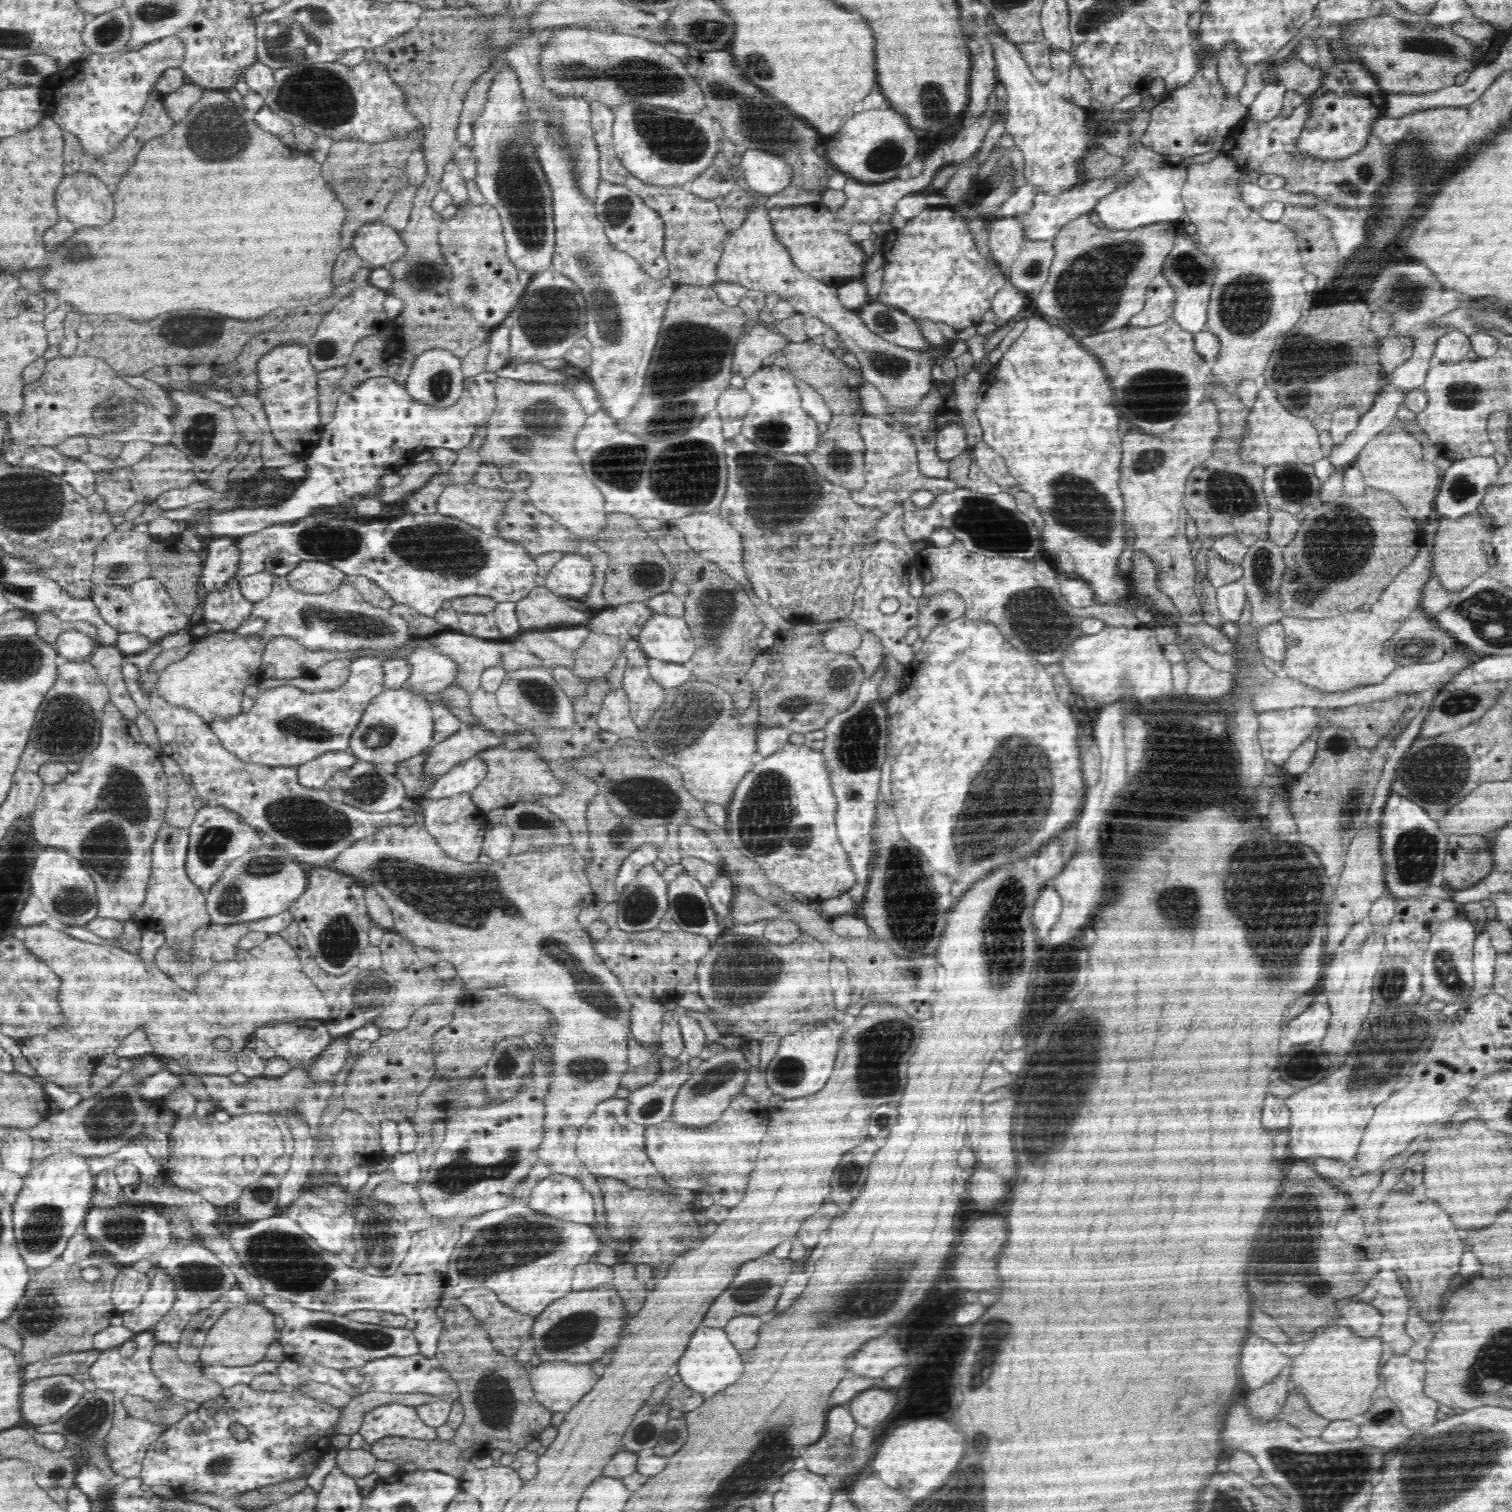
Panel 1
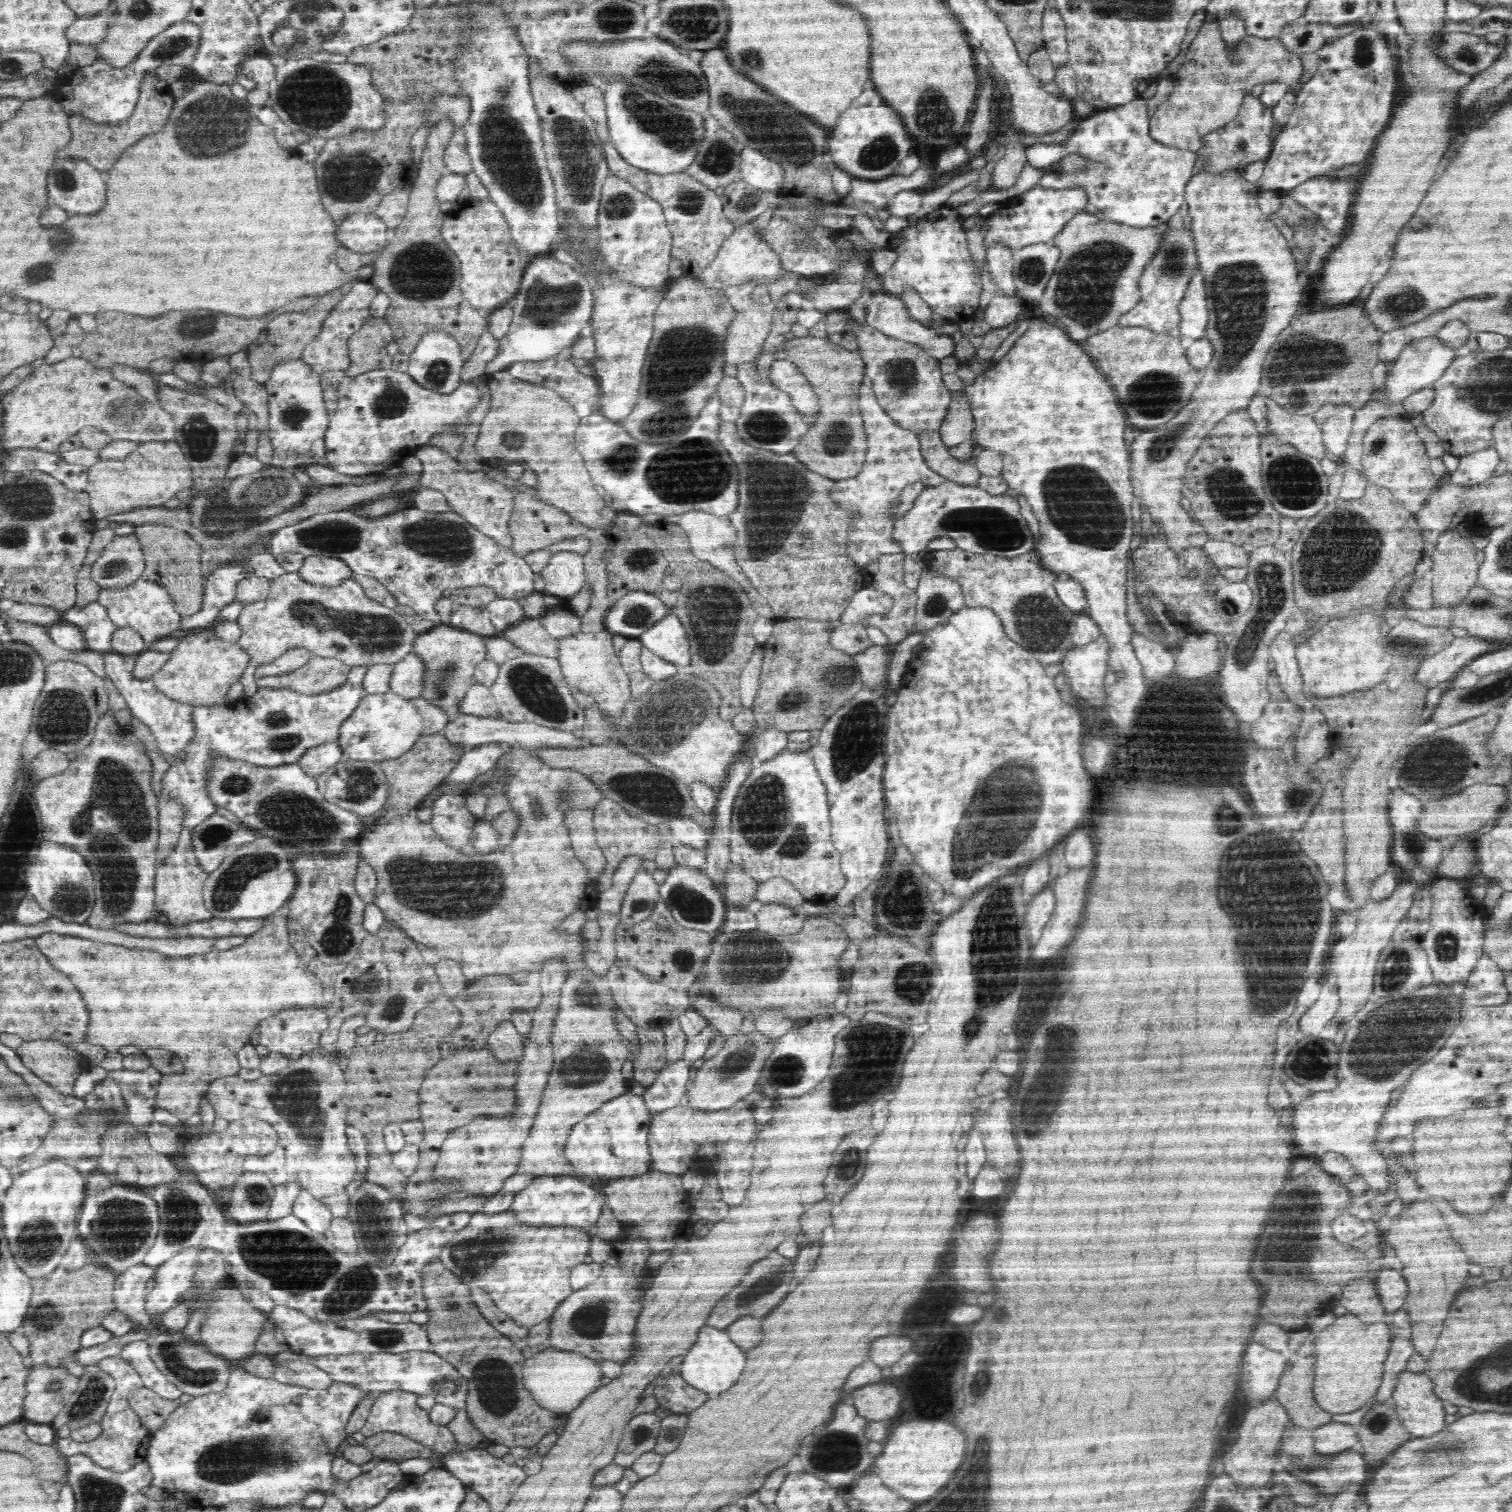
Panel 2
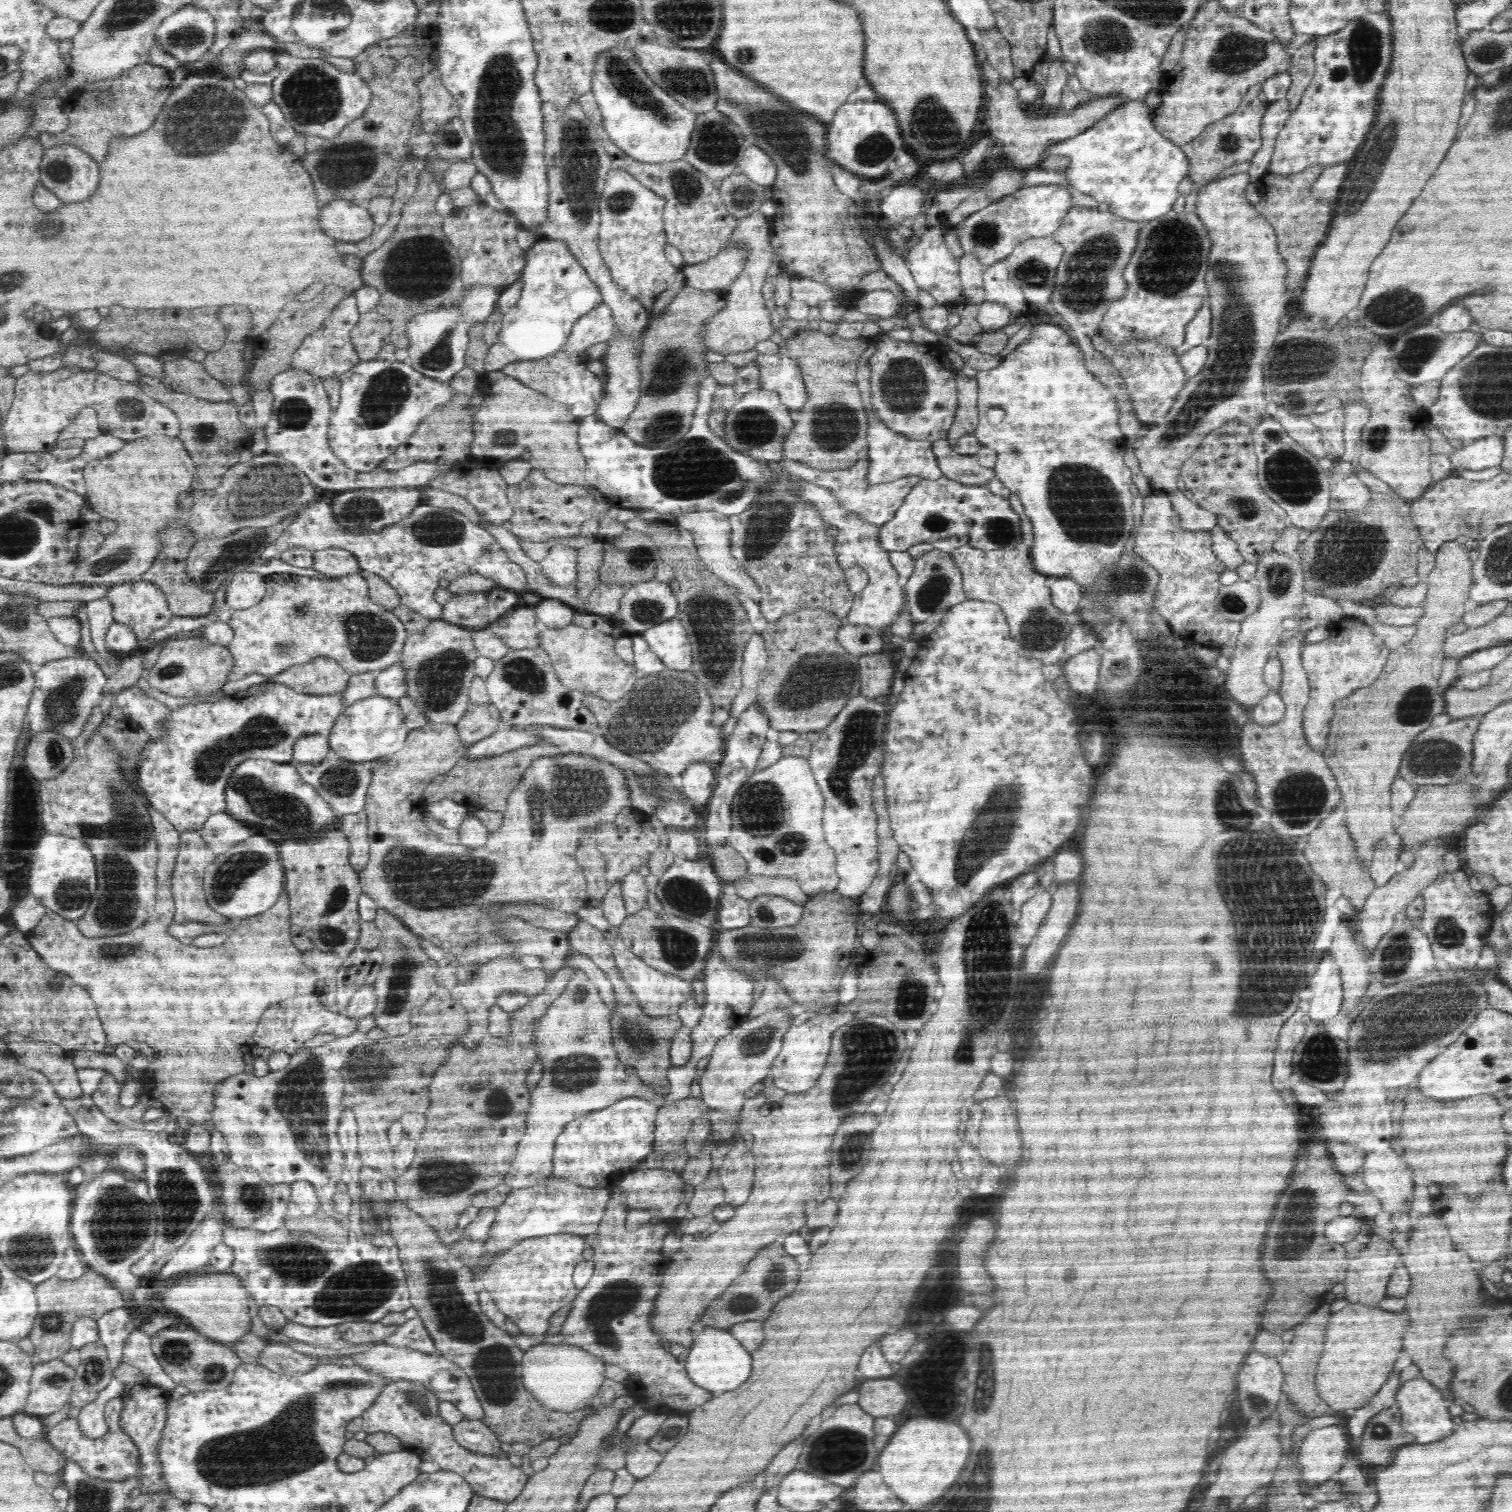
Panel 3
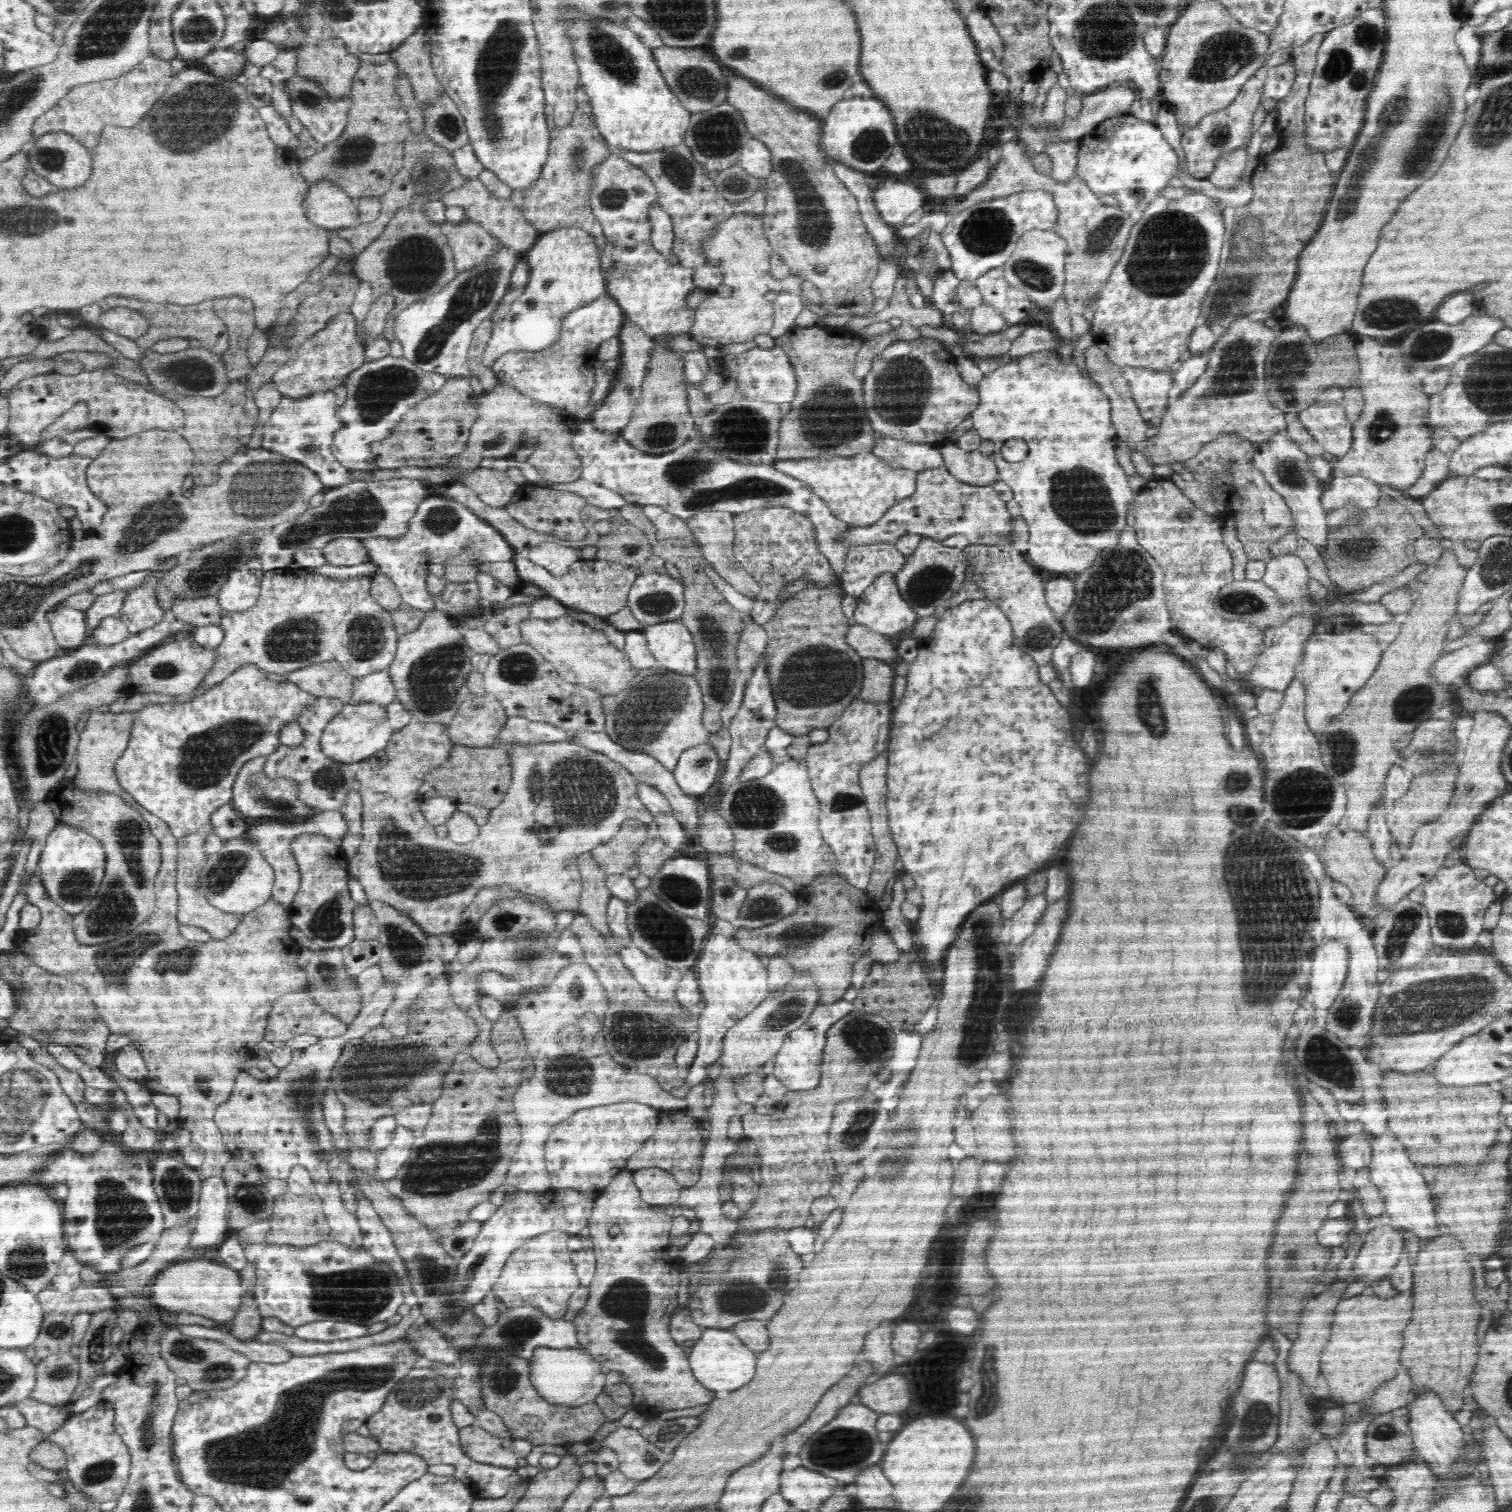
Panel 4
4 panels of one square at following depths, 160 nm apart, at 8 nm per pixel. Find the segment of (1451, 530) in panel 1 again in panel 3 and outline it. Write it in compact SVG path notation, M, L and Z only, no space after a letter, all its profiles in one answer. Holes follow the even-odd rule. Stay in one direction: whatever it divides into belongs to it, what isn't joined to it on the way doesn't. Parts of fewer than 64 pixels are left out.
M1455 540L1445 542L1436 551L1435 560L1436 566L1425 581L1428 583L1428 594L1421 603L1424 614L1420 622L1416 622L1416 636L1408 642L1408 646L1405 644L1390 654L1384 672L1372 686L1360 688L1352 692L1354 696L1336 702L1327 744L1322 752L1338 788L1342 790L1342 800L1348 804L1346 812L1362 810L1360 814L1370 816L1370 822L1354 822L1354 818L1345 817L1348 832L1356 834L1352 840L1356 844L1356 856L1364 868L1370 868L1374 846L1386 838L1380 834L1390 830L1390 806L1376 804L1390 802L1390 786L1398 774L1402 754L1415 742L1416 736L1430 726L1434 716L1445 713L1443 690L1436 686L1445 660L1442 652L1442 644L1446 640L1444 634L1452 624L1462 620L1466 612L1464 606L1470 606L1468 592L1472 584L1473 562L1468 548Z

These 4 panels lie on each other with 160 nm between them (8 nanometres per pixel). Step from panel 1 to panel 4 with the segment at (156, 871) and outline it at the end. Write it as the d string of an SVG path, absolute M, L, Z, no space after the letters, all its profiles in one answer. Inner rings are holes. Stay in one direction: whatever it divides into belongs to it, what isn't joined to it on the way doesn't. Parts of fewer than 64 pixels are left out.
M206 830L181 836L177 839L178 845L178 864L177 866L177 893L178 893L178 910L177 920L179 925L196 926L207 930L212 939L222 940L228 938L232 931L238 927L243 915L226 913L212 906L201 889L200 873L208 860L208 853L204 851L206 844Z

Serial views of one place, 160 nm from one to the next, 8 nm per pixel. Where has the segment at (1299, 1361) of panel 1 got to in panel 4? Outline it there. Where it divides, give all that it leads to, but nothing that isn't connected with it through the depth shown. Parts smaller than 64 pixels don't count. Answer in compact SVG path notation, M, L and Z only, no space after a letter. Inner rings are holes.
M1412 1290L1398 1294L1394 1300L1380 1300L1375 1294L1365 1291L1362 1294L1342 1300L1336 1308L1336 1320L1332 1324L1332 1336L1328 1346L1320 1354L1322 1360L1322 1376L1328 1382L1332 1398L1340 1398L1346 1404L1356 1404L1370 1398L1380 1384L1392 1380L1400 1366L1400 1350L1402 1350L1402 1332L1412 1318Z

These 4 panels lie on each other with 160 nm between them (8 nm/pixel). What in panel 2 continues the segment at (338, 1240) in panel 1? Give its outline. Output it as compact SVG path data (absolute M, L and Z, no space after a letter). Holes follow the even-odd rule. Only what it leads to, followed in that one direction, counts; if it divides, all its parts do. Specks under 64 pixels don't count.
M306 1190L300 1192L300 1196L294 1204L294 1216L304 1218L302 1222L306 1222L308 1228L318 1234L324 1234L332 1222L330 1210L322 1202L318 1202L318 1199L312 1198Z

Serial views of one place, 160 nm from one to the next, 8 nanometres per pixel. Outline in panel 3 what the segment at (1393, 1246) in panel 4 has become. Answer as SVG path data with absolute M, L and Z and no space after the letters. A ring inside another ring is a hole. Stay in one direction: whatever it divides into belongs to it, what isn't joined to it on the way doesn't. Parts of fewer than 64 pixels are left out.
M1372 1236L1370 1244L1360 1250L1360 1256L1350 1262L1348 1276L1344 1282L1343 1297L1352 1304L1378 1306L1386 1296L1387 1284L1396 1268L1398 1250L1380 1236Z

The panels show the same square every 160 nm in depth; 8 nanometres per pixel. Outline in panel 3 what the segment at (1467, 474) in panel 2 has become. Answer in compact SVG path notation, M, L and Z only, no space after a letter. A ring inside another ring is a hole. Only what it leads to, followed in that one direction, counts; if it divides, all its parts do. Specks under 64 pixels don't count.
M1500 434L1488 438L1484 436L1470 446L1456 450L1452 454L1452 464L1456 468L1466 468L1466 470L1484 470L1490 466L1500 465L1504 452L1504 438L1500 436Z

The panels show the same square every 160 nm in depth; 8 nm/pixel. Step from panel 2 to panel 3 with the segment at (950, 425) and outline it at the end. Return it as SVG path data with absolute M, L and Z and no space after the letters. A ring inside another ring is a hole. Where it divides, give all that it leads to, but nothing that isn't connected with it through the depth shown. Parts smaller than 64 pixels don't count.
M956 376L957 409L946 439L951 442L961 436L973 434L979 423L977 398L978 383L975 377Z

